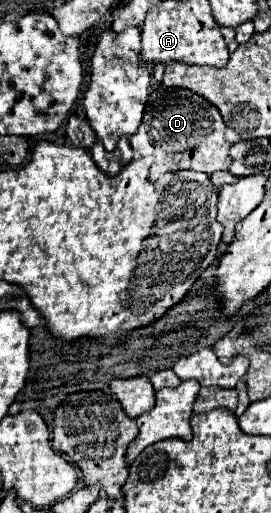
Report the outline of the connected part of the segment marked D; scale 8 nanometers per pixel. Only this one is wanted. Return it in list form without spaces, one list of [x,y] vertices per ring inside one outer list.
[[[155,88],[149,96],[143,122],[137,134],[129,138],[129,142],[137,158],[155,158],[155,164],[151,168],[151,180],[161,178],[167,172],[179,170],[195,170],[211,176],[213,172],[229,170],[231,166],[231,144],[225,140],[225,122],[219,110],[199,94],[183,88]]]

